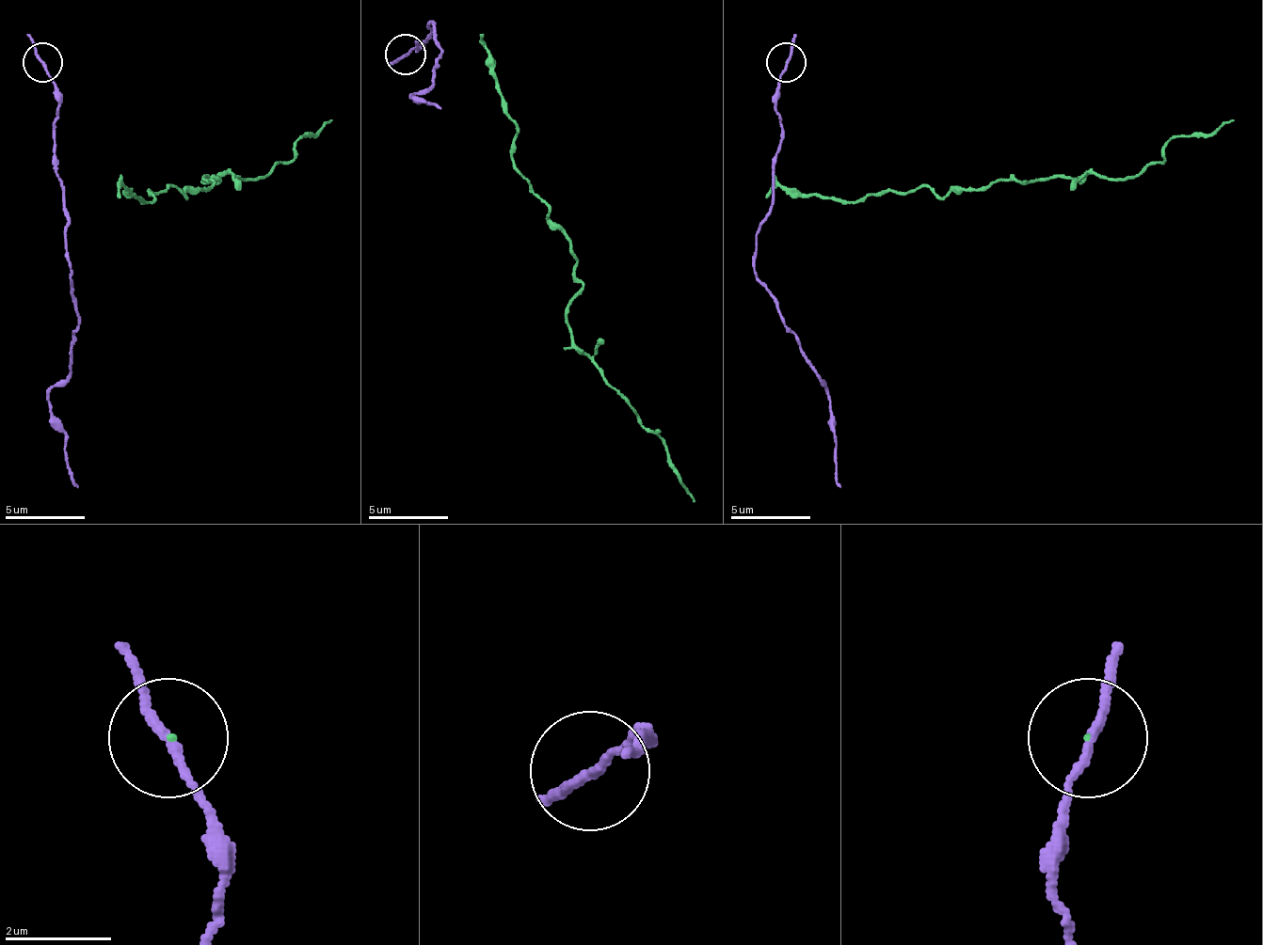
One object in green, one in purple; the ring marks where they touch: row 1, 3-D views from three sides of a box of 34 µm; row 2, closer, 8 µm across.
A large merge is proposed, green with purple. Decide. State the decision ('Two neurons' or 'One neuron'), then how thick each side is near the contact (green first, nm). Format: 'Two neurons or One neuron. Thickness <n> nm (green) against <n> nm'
Two neurons. Thickness 30 nm (green) against 150 nm

